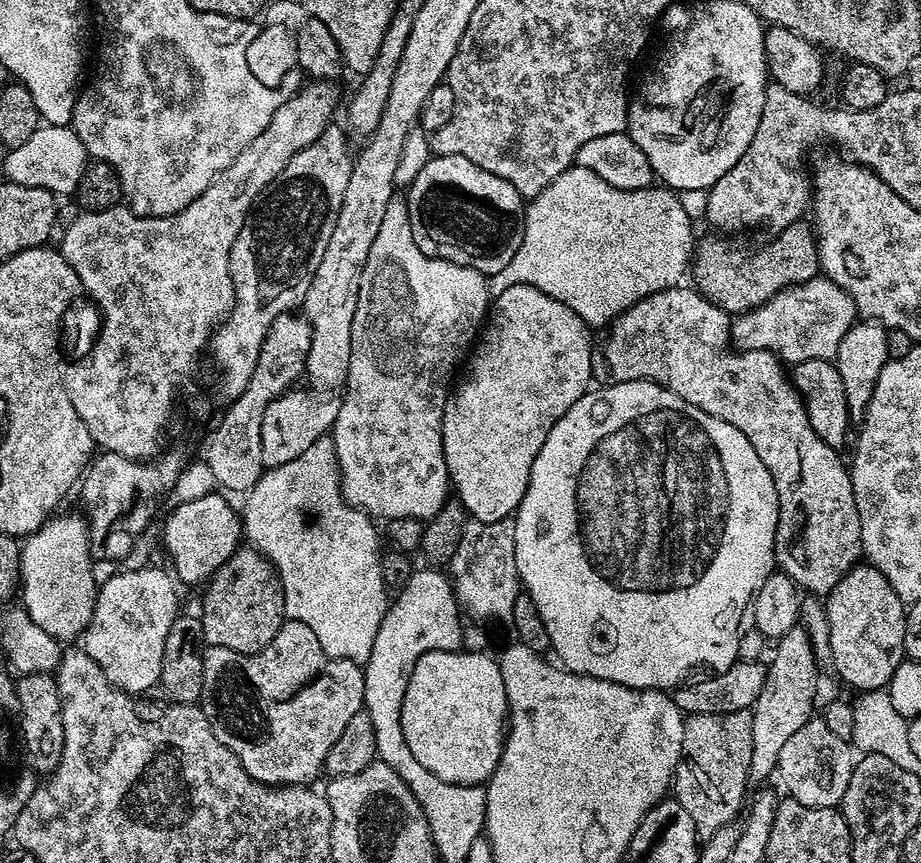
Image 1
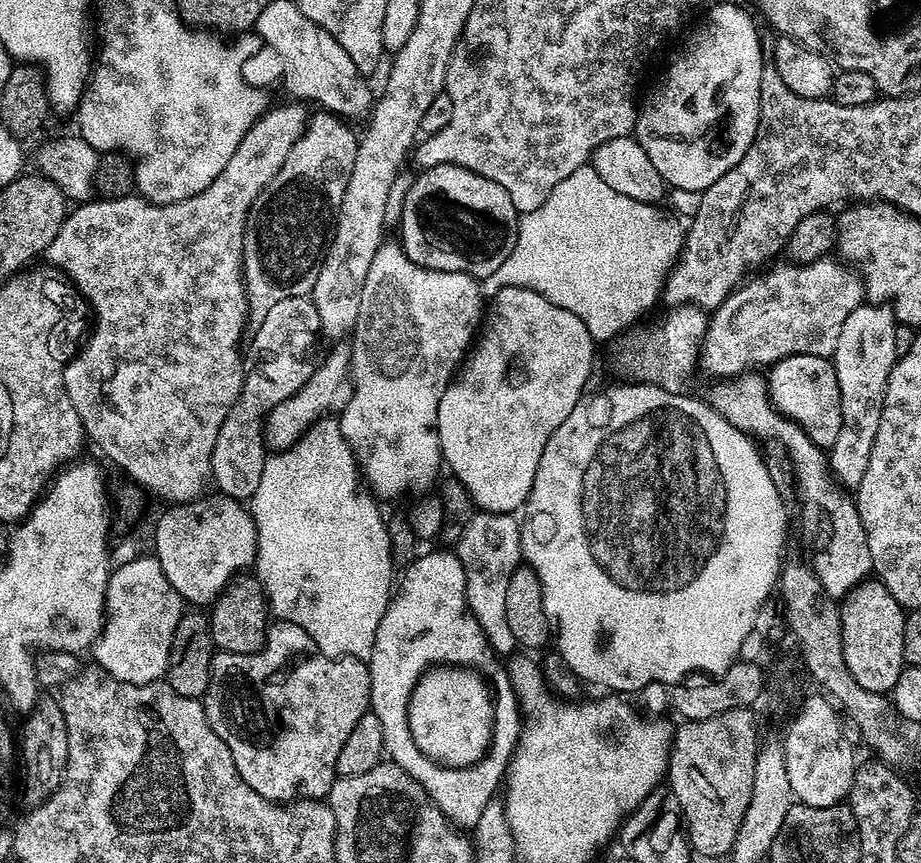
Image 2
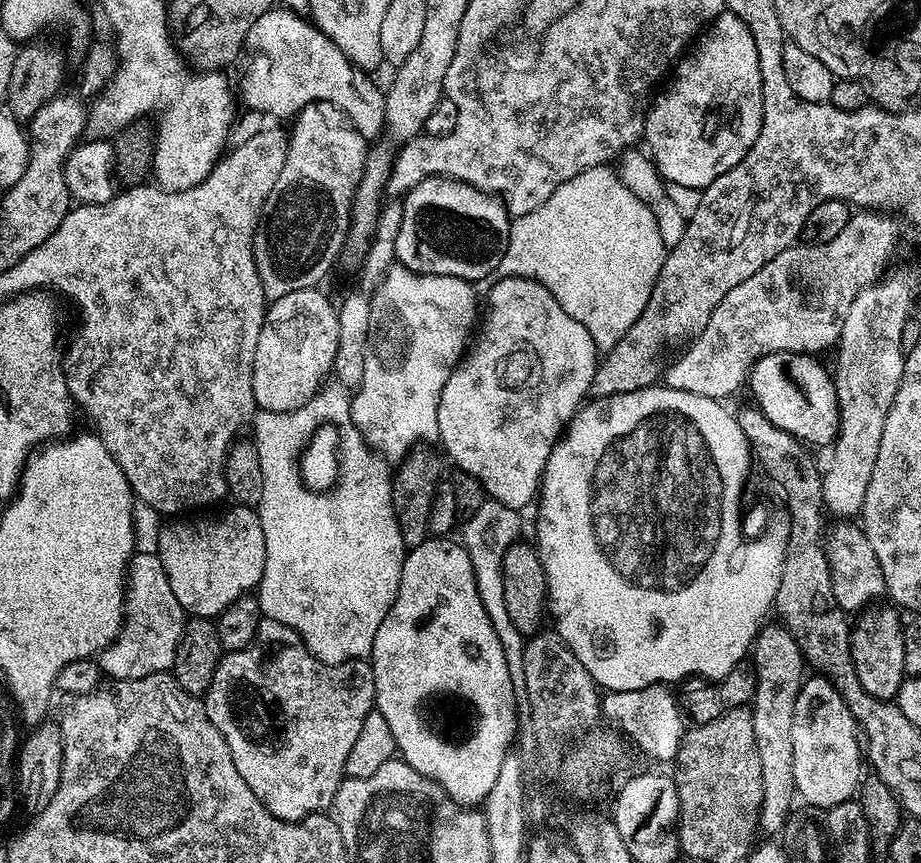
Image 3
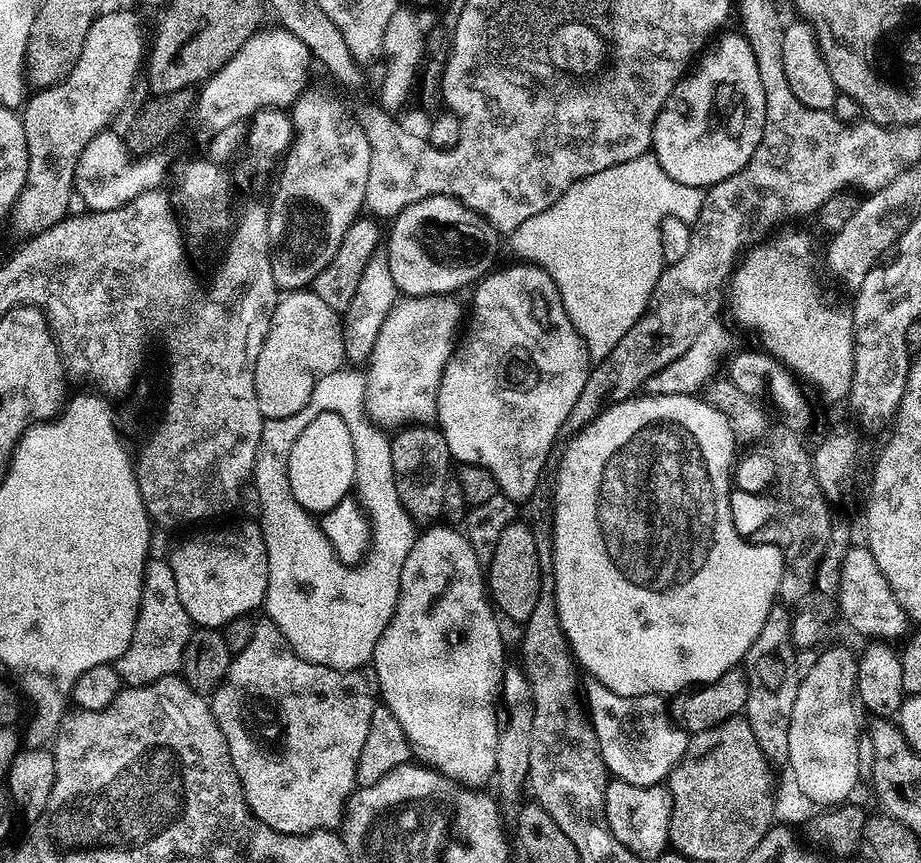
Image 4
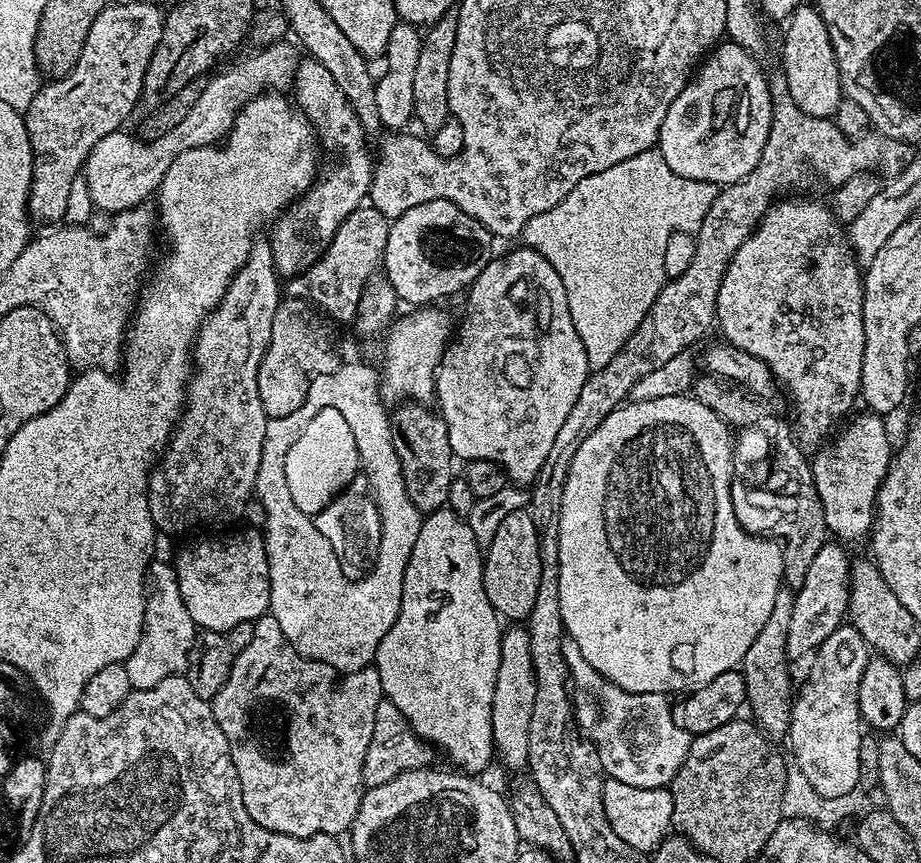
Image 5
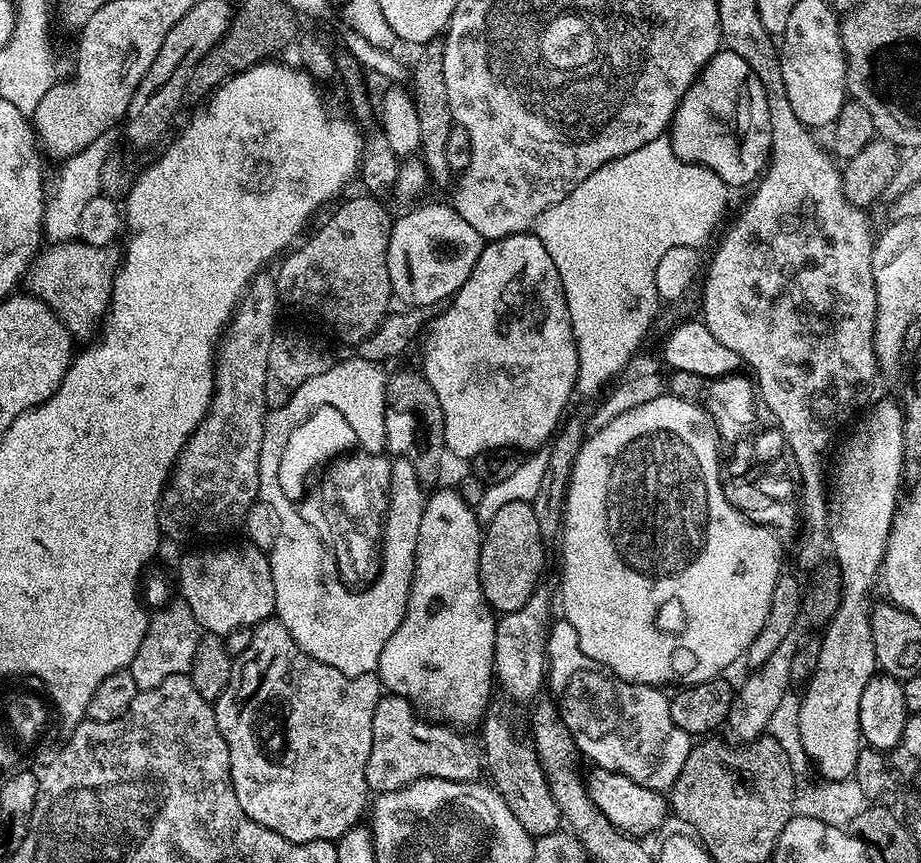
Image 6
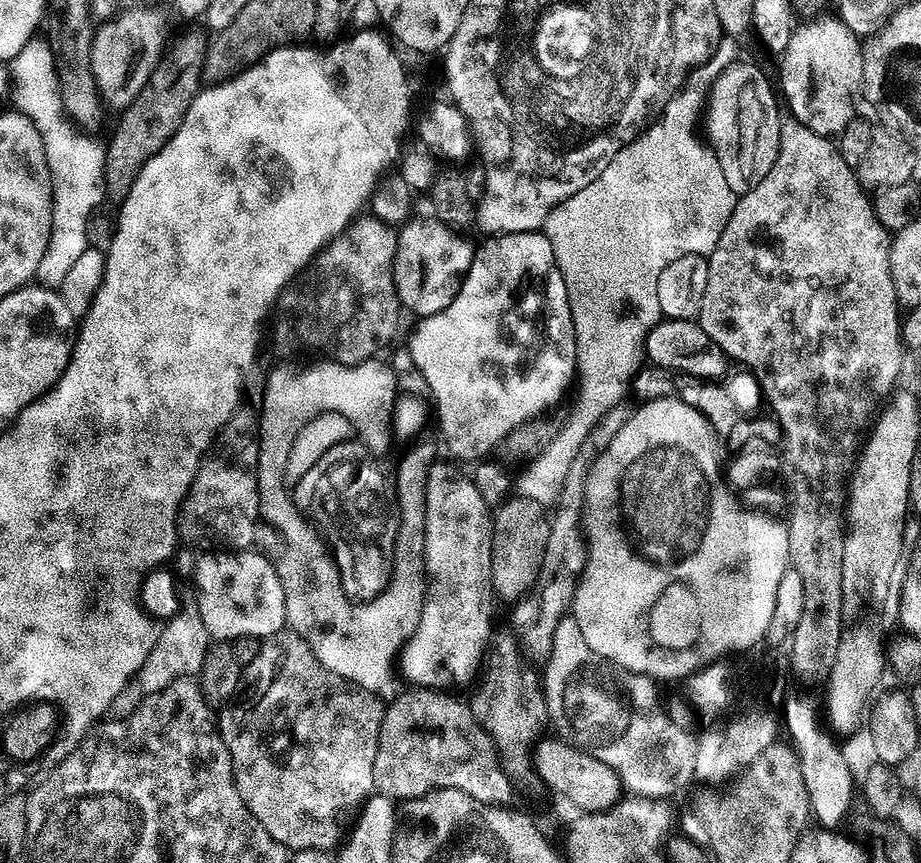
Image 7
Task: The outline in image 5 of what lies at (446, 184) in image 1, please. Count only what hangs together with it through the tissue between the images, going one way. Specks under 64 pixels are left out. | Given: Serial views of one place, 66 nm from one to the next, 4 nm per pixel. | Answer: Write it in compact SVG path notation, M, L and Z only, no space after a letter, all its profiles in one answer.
M435 200L422 202L422 206L414 206L414 210L406 210L394 221L391 221L386 238L386 250L382 261L382 272L394 286L397 297L404 300L408 306L428 306L433 302L440 302L443 296L452 296L455 292L463 293L486 270L486 266L494 258L492 252L494 237L482 222L470 218L454 202L449 200Z

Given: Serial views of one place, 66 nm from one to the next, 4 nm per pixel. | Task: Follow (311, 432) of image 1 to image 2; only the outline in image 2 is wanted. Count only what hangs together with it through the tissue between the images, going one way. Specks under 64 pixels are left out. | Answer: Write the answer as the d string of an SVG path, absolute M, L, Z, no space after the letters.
M336 342L328 352L328 357L315 365L311 378L306 381L292 397L278 402L268 411L263 420L263 437L269 449L289 448L302 438L302 434L317 420L325 419L329 414L339 414L352 397L352 345L348 342Z

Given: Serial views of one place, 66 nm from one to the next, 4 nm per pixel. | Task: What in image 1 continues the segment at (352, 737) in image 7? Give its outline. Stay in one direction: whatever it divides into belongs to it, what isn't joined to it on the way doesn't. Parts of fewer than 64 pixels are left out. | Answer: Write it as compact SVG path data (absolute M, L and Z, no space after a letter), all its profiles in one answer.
M285 619L278 634L274 634L272 641L260 652L249 654L208 646L202 655L204 669L198 707L206 714L214 738L236 755L250 778L263 784L311 785L312 779L324 772L330 746L342 738L342 730L350 726L350 718L364 706L363 667L328 656L306 622Z

